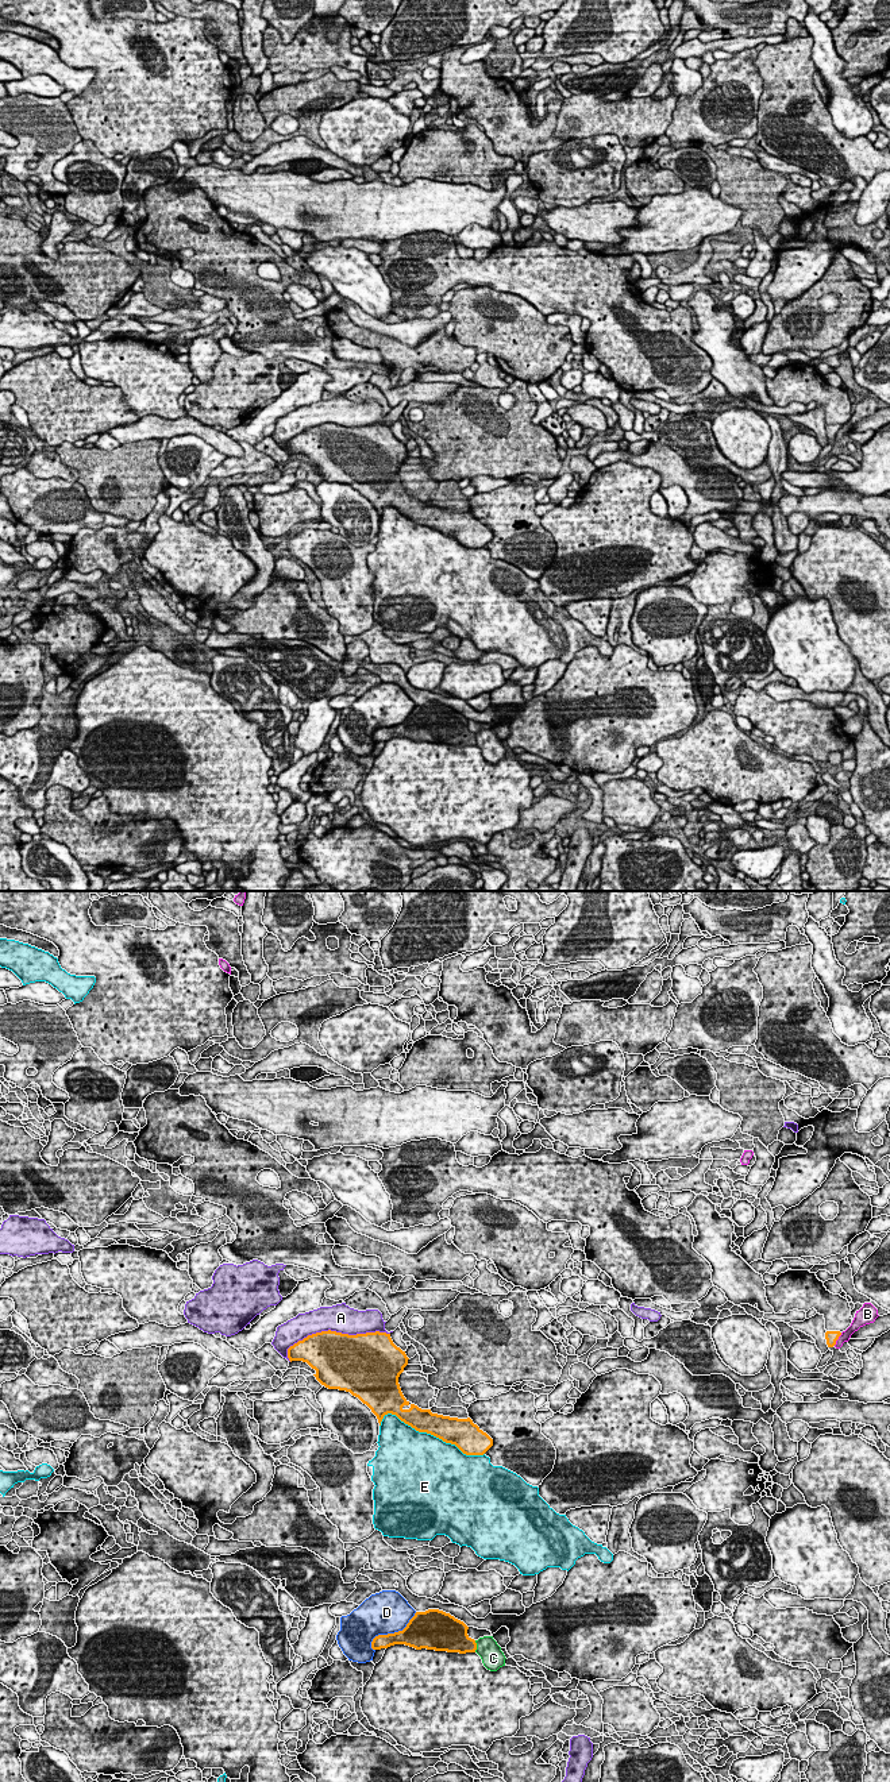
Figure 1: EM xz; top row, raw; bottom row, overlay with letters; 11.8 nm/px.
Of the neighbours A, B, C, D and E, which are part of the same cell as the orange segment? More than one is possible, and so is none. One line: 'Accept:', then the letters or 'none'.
Accept: none

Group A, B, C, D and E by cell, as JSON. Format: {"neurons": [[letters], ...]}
{"neurons": [["A"], ["B"], ["C"], ["D"], ["E"]]}

